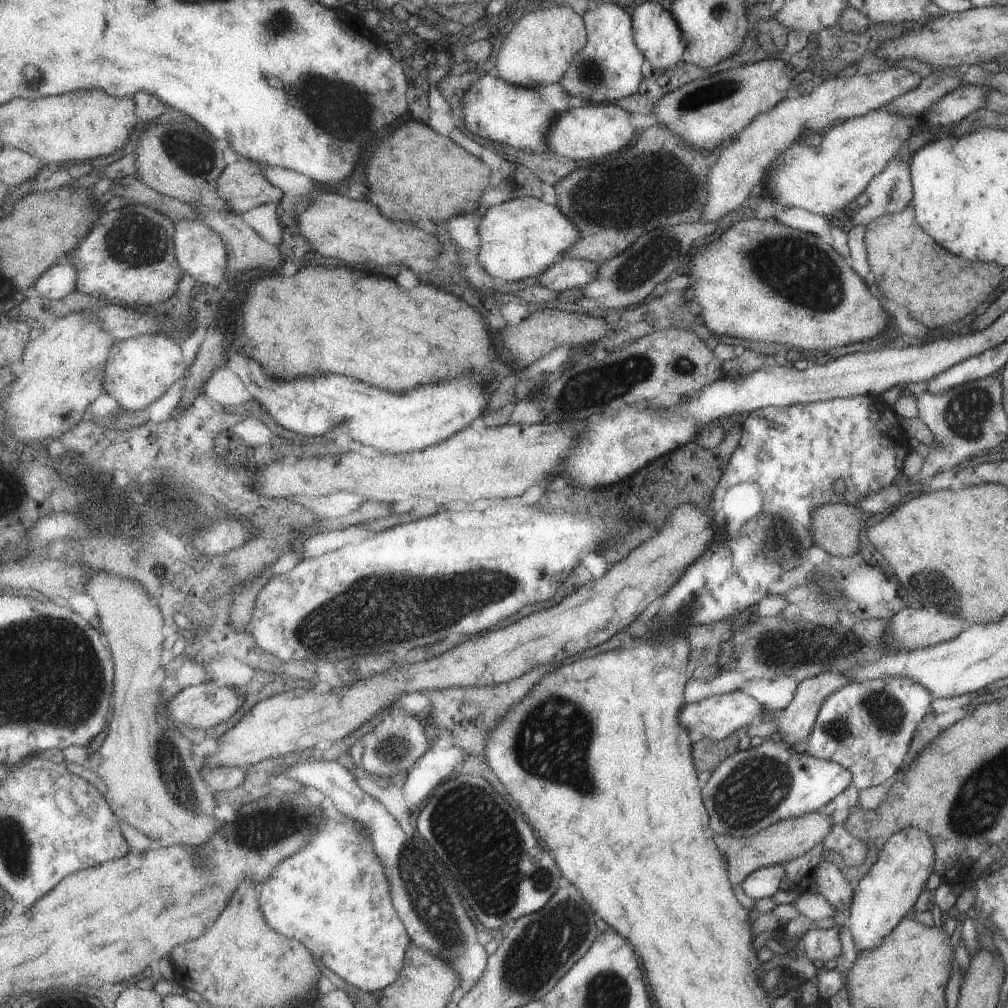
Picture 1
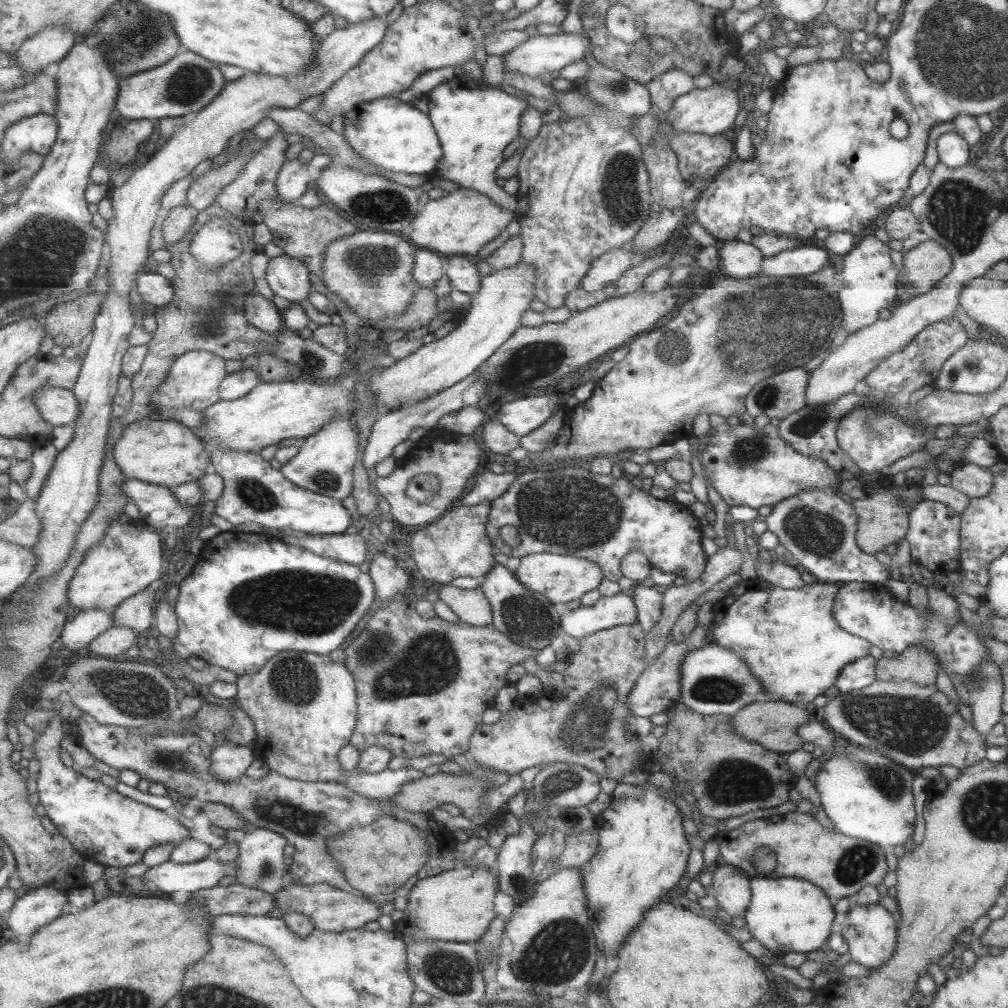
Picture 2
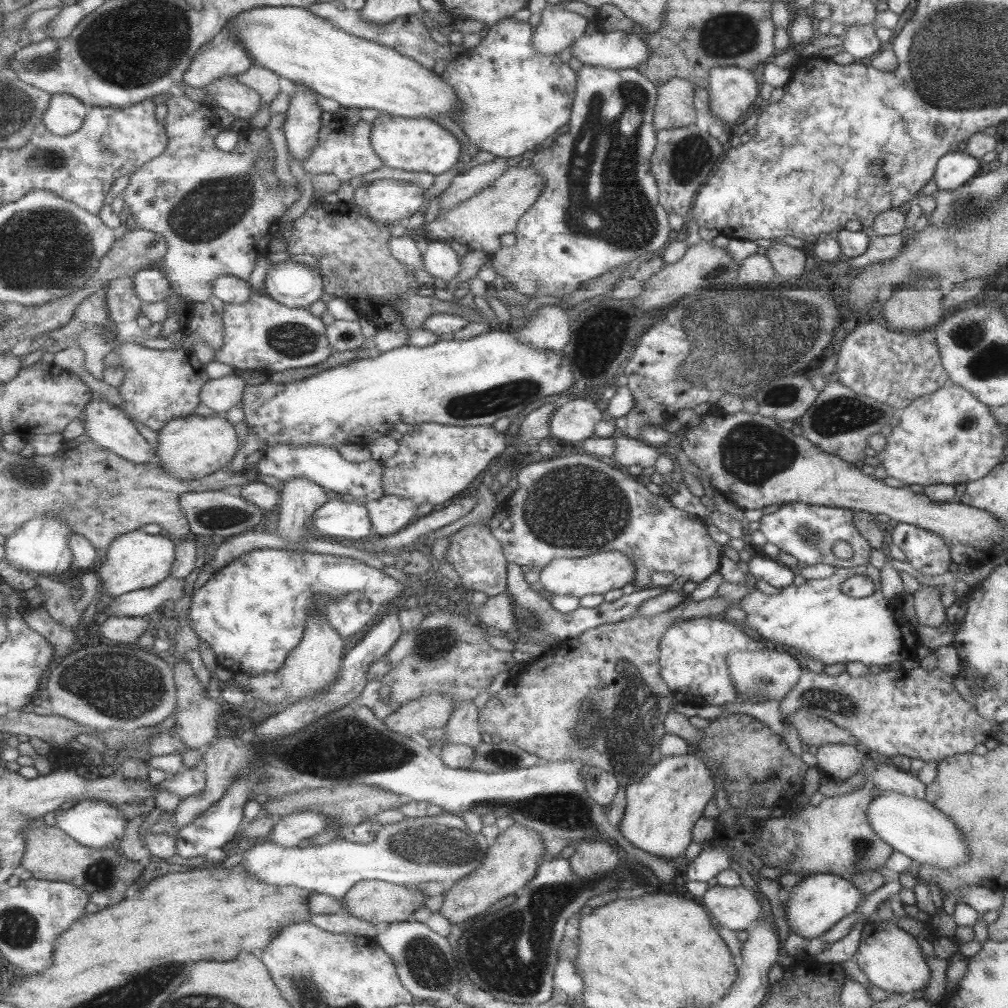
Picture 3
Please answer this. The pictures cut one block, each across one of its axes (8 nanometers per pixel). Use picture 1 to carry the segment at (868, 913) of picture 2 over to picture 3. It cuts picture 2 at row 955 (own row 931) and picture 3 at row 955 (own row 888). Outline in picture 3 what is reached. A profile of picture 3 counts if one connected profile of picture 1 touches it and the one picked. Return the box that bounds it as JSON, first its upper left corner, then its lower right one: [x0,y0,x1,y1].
[854,920,930,998]

